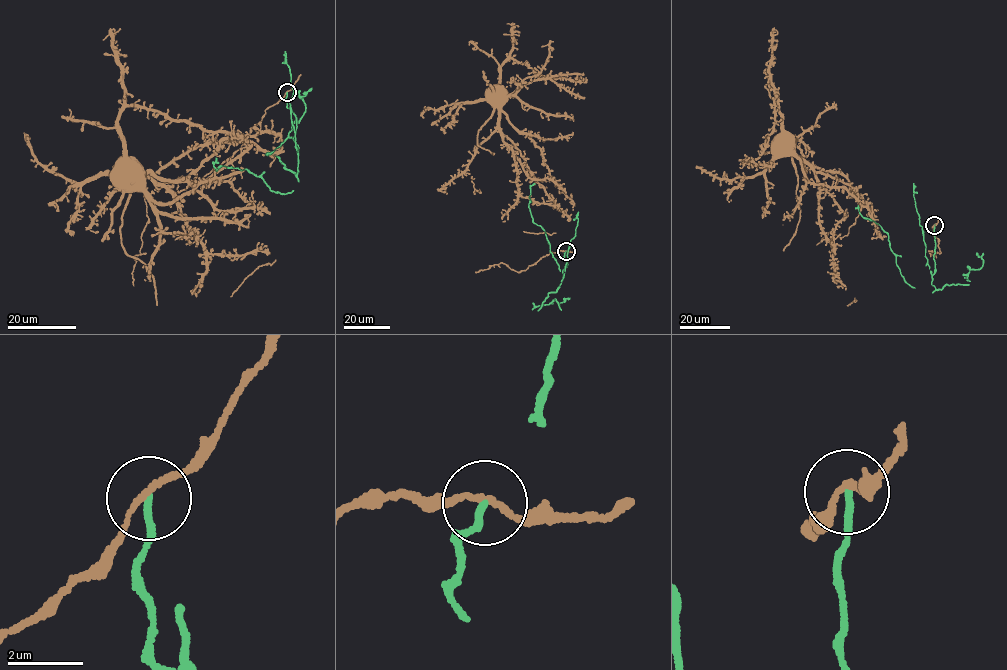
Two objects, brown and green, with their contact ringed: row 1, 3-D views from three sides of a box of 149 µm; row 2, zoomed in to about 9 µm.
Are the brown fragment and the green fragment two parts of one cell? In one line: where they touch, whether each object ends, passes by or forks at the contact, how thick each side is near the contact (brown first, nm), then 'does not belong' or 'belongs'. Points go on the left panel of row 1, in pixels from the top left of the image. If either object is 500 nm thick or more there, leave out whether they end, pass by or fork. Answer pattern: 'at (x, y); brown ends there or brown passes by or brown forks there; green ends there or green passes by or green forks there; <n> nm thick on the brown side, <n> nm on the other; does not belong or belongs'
at (287, 92); brown passes by; green ends there; 140 nm thick on the brown side, 170 nm on the other; does not belong

